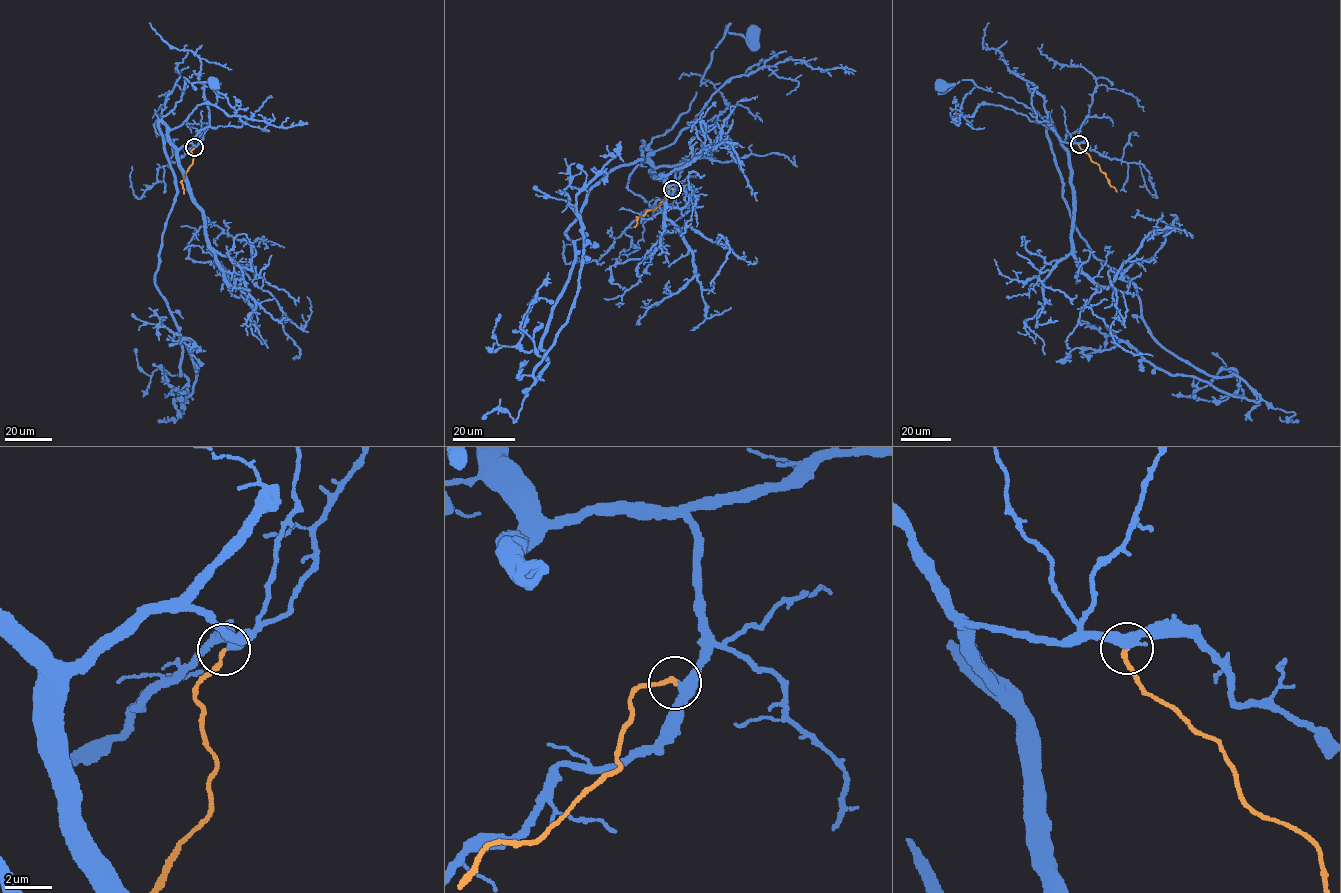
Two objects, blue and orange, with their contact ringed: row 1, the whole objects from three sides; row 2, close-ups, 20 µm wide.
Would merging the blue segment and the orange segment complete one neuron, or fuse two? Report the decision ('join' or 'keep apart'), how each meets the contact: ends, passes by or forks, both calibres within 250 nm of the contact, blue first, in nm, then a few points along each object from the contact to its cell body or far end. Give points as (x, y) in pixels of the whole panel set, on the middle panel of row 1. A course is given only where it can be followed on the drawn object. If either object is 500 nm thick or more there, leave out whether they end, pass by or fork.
join; blue passes by; orange ends; calibres 420 and 190 nm; course blue (672, 188), (673, 167), (654, 167), (649, 143), (689, 109), (729, 24), (729, 32), (746, 38), (752, 33); course orange (672, 188), (667, 190), (665, 199), (653, 210), (637, 218), (634, 227)

